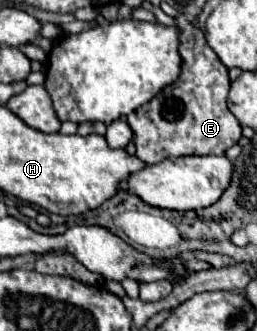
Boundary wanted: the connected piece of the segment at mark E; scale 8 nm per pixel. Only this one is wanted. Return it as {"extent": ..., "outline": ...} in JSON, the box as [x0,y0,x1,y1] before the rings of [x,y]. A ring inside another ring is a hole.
{"extent":[127,29,241,163],"outline":[[[199,29],[199,45],[193,39],[189,41],[181,37],[179,55],[183,59],[179,79],[173,85],[165,87],[161,93],[157,93],[149,101],[147,111],[143,107],[143,115],[127,117],[127,123],[133,129],[133,143],[137,147],[137,157],[143,163],[159,163],[163,159],[183,157],[183,155],[223,155],[225,149],[233,147],[241,137],[241,125],[227,109],[227,93],[229,93],[227,67],[219,61],[215,51],[205,43],[201,29]]]}

